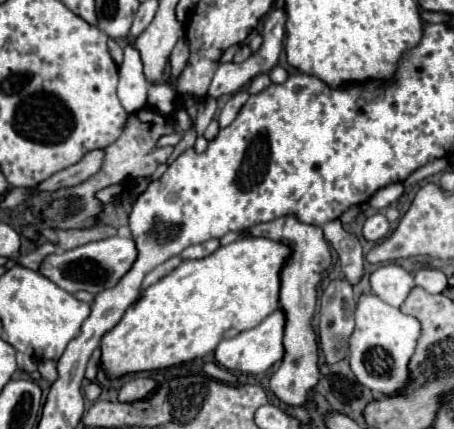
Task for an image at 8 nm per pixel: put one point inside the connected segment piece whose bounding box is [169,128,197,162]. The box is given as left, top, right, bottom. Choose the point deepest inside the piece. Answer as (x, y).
(189, 137)

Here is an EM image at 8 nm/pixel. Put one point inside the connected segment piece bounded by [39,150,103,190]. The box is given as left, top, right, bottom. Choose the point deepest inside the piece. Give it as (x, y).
(88, 165)

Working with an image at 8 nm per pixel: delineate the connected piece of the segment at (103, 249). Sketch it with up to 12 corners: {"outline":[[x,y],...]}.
{"outline":[[120,234],[51,254],[41,274],[67,292],[113,288],[137,260]]}

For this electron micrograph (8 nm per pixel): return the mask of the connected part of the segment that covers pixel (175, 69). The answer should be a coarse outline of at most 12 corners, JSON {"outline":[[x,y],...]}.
{"outline":[[181,40],[175,44],[169,64],[173,78],[183,70],[189,48]]}

